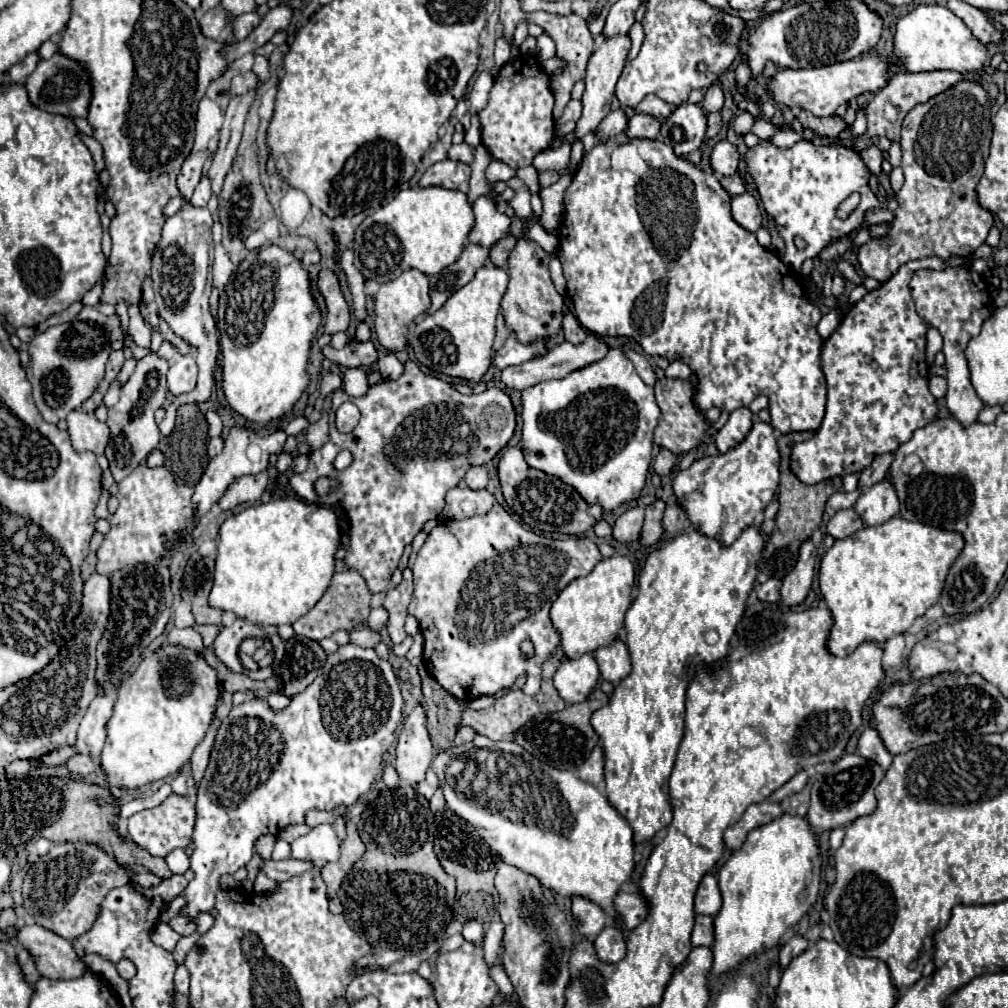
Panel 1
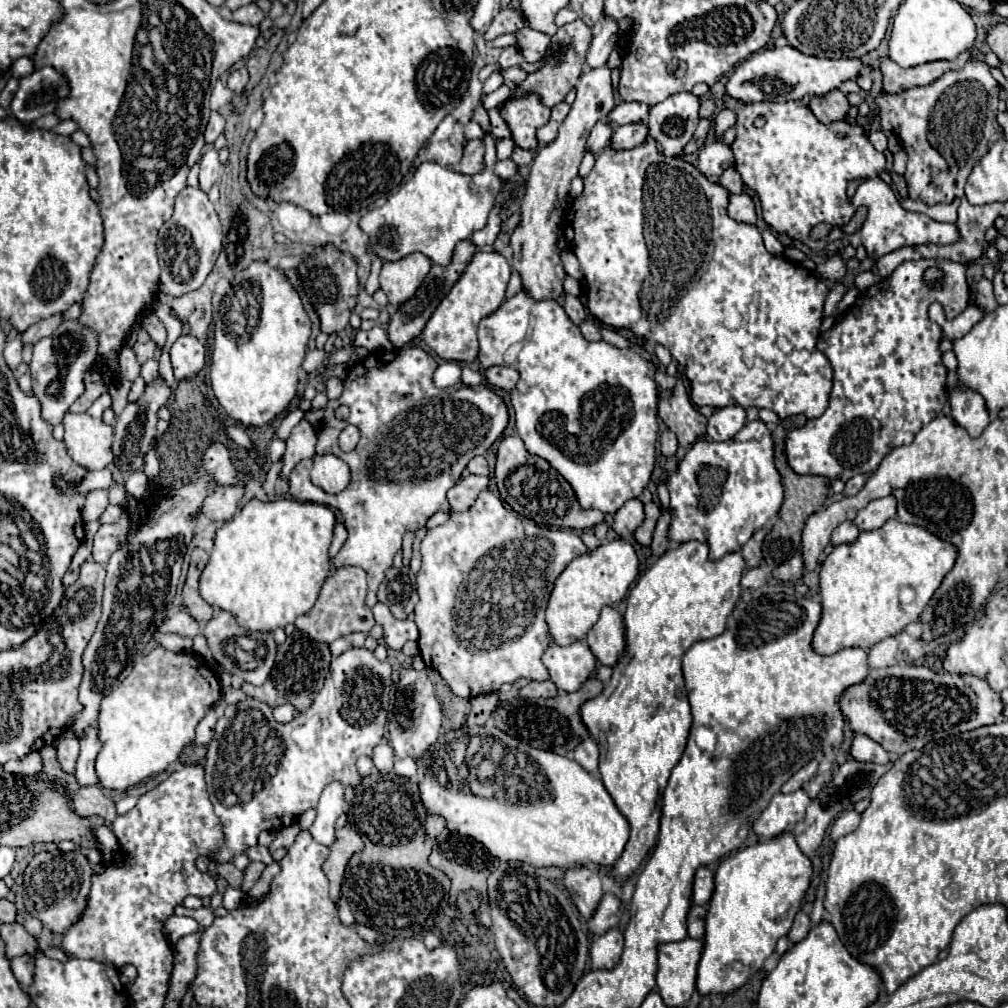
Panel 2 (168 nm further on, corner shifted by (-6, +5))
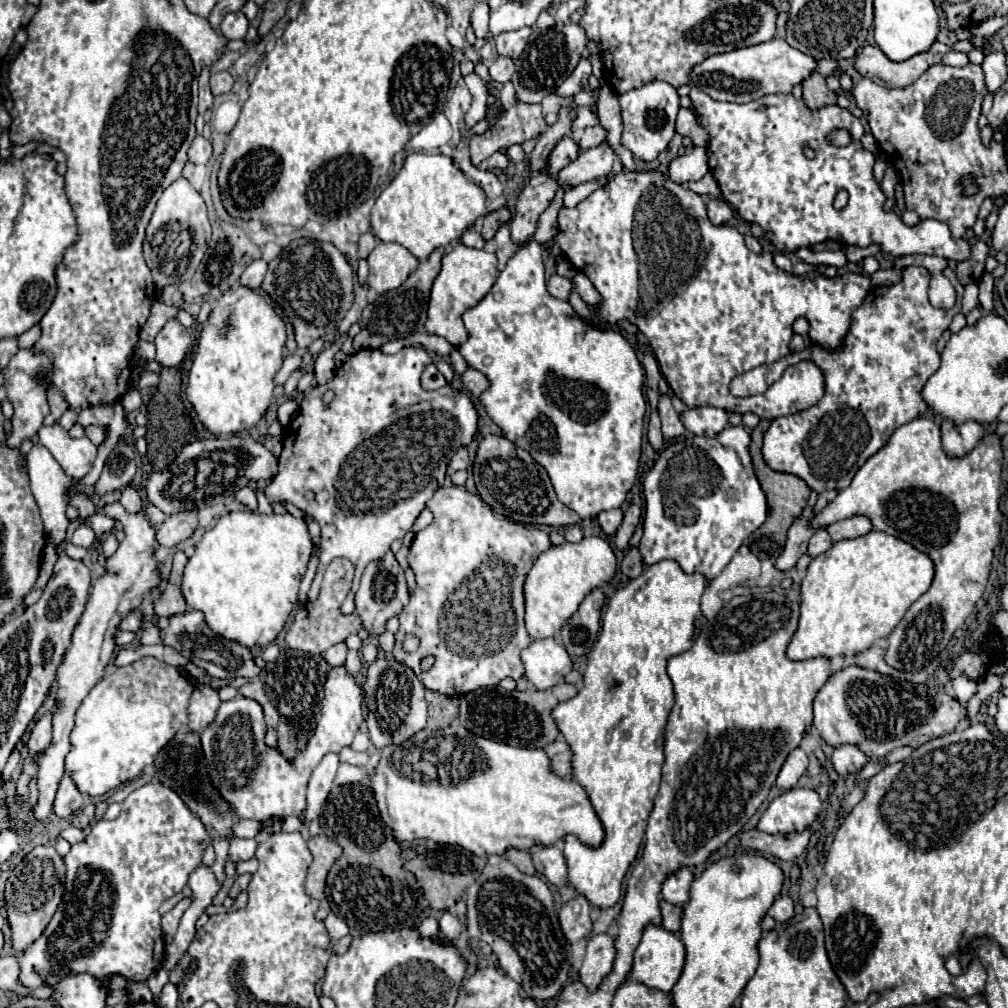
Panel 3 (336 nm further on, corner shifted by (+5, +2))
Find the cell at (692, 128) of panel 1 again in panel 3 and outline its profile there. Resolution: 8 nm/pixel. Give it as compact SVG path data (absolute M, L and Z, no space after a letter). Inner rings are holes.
M655 80L637 90L621 94L619 102L621 102L621 116L623 116L623 126L625 126L621 144L645 162L657 160L657 156L667 148L667 144L671 142L675 134L675 118L681 108L677 90L667 82Z

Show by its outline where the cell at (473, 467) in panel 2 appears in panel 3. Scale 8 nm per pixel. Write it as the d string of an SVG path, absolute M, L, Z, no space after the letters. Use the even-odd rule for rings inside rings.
M461 448L449 462L449 468L455 472L455 470L467 470L469 468L469 454L465 448Z

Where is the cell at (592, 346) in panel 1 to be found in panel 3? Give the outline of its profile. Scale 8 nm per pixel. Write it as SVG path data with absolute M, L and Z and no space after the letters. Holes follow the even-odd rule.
M467 368L461 380L463 380L465 388L469 390L469 394L473 394L473 396L481 396L487 390L487 376L483 376L475 368Z

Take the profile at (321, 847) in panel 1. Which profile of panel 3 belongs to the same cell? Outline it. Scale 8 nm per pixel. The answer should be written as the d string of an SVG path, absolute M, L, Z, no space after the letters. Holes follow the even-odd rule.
M327 754L321 764L313 770L311 780L309 780L309 790L307 790L307 808L305 808L305 828L321 816L321 808L333 788L333 780L339 768L339 756L337 754Z

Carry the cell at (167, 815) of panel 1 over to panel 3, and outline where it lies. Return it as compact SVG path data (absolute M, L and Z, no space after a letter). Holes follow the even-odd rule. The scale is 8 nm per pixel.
M159 780L131 792L115 820L99 820L87 834L87 840L71 846L65 856L67 882L63 900L41 938L23 952L19 960L19 982L27 988L37 988L43 986L47 974L67 976L73 972L89 972L95 978L113 974L149 978L161 968L165 952L161 914L157 910L167 898L187 886L187 880L191 872L199 868L207 846L211 846L211 836L205 824L191 808L187 808L187 804L183 804L177 792L171 792L171 788L159 784Z

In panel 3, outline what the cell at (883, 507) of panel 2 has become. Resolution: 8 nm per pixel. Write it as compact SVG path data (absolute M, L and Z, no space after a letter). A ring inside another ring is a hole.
M853 516L853 518L847 518L847 520L839 520L839 522L835 522L835 524L831 524L827 528L833 542L865 536L871 530L873 530L873 524L871 524L871 520L867 516Z

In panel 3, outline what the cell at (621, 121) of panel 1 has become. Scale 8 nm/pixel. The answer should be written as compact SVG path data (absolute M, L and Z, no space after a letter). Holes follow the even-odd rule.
M565 136L557 146L555 150L551 152L549 156L549 174L557 174L559 170L563 170L571 160L575 160L579 156L579 144L571 138L571 136Z

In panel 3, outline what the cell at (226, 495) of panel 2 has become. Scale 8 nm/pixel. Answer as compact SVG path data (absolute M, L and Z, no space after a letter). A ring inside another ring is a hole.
M195 508L167 516L165 522L157 530L159 546L171 548L171 546L187 540L193 534L193 530L197 528L197 522L199 522L197 516L199 516L199 510L195 510Z

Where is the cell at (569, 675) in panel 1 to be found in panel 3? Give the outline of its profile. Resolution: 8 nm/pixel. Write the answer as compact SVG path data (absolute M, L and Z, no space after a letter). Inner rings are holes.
M555 638L533 640L531 646L521 652L521 660L525 664L525 678L537 690L553 688L573 670L567 650Z

